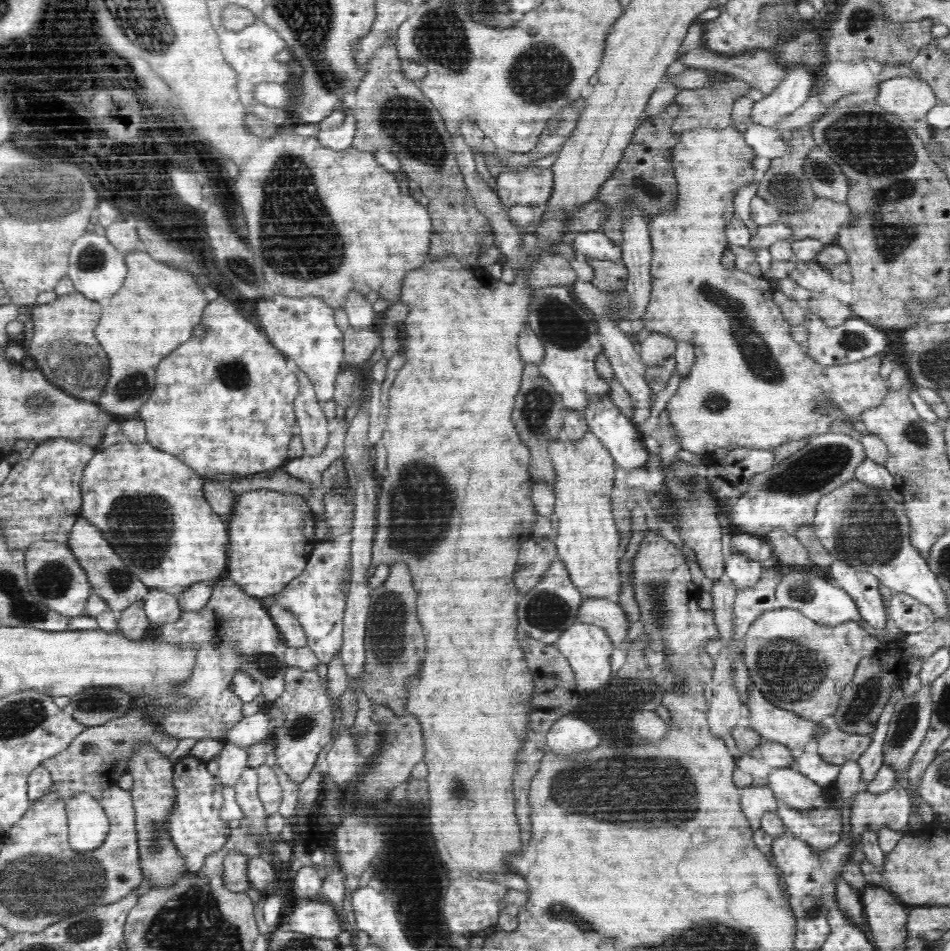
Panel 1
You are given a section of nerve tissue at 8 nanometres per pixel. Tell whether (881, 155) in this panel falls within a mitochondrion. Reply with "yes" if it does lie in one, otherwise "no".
yes

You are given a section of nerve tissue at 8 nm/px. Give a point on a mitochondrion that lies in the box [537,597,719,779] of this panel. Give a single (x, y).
(620, 701)

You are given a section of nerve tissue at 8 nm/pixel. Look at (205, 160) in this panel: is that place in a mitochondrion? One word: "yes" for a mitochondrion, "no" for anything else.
no

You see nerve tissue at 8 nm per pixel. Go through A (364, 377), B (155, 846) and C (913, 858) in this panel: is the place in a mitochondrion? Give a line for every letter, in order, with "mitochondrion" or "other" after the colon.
A: other
B: mitochondrion
C: other

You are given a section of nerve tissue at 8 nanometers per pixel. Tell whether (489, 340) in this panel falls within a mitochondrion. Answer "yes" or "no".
no

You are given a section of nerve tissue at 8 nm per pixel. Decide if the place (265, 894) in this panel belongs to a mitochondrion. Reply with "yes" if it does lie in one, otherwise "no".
no

